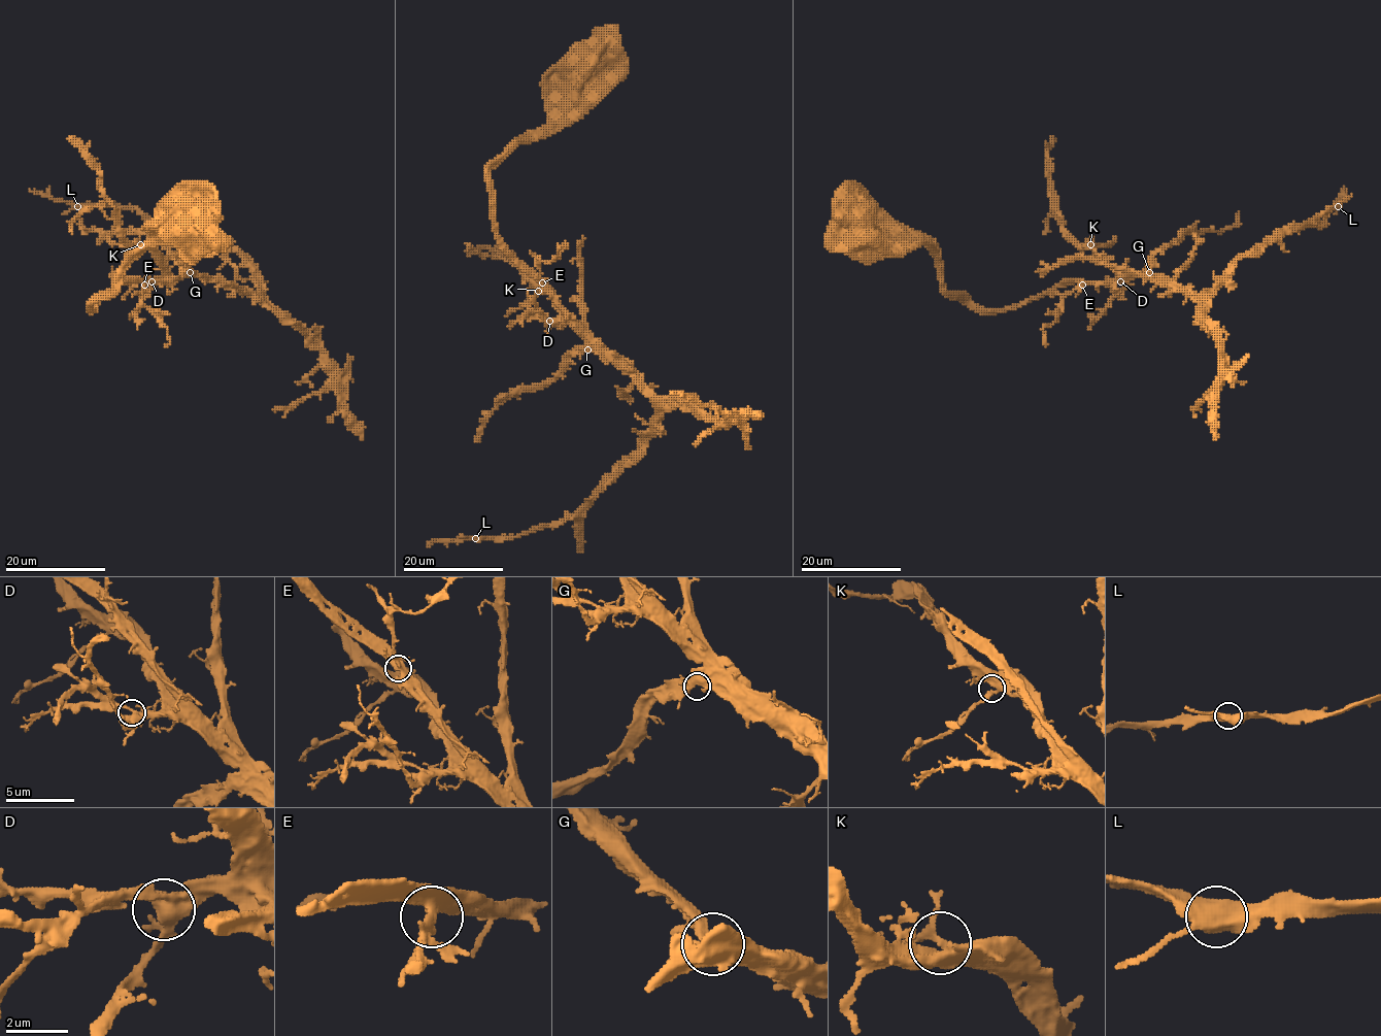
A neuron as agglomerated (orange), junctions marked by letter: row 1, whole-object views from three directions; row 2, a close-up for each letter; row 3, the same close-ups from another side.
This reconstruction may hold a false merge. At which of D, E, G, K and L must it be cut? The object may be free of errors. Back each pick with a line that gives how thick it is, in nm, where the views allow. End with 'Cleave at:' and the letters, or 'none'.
Cleave at: none

